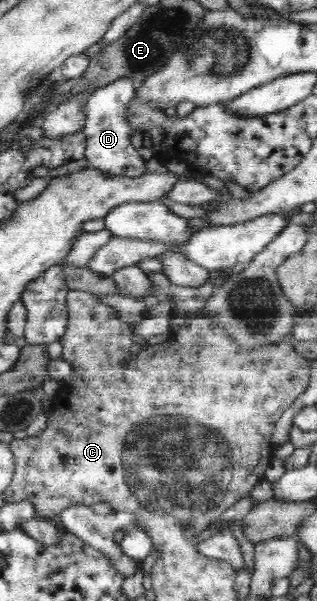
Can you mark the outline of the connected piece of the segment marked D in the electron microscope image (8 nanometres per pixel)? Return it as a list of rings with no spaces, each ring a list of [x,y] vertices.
[[[128,78],[119,80],[92,92],[84,104],[86,123],[84,124],[85,157],[88,165],[97,170],[109,171],[109,174],[121,174],[129,178],[137,178],[147,174],[146,154],[137,152],[131,145],[129,135],[132,127],[128,123],[127,106],[132,101],[136,88]]]

